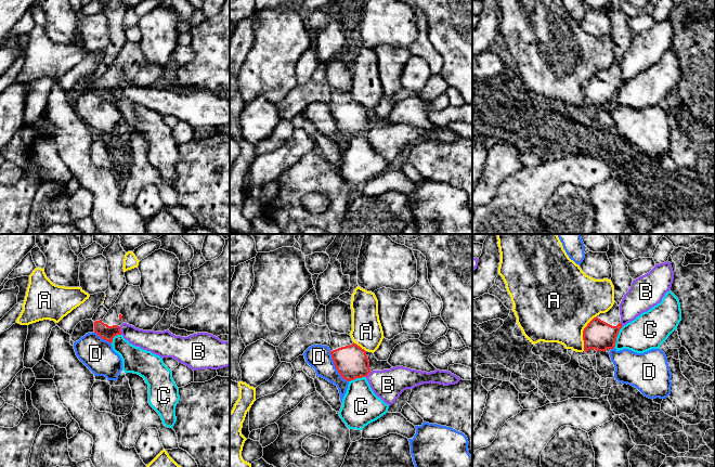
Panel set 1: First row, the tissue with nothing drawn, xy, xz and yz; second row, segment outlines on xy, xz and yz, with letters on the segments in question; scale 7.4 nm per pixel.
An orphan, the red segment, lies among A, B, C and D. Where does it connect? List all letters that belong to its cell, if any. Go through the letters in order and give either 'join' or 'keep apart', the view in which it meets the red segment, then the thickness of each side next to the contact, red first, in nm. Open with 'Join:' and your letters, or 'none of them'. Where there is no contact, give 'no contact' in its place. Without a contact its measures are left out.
Join: none of them
A: keep apart | yz | 220/480 nm
B: keep apart | xy | 110/160 nm
C: keep apart | yz | 220/280 nm
D: keep apart | xz | 240/180 nm

